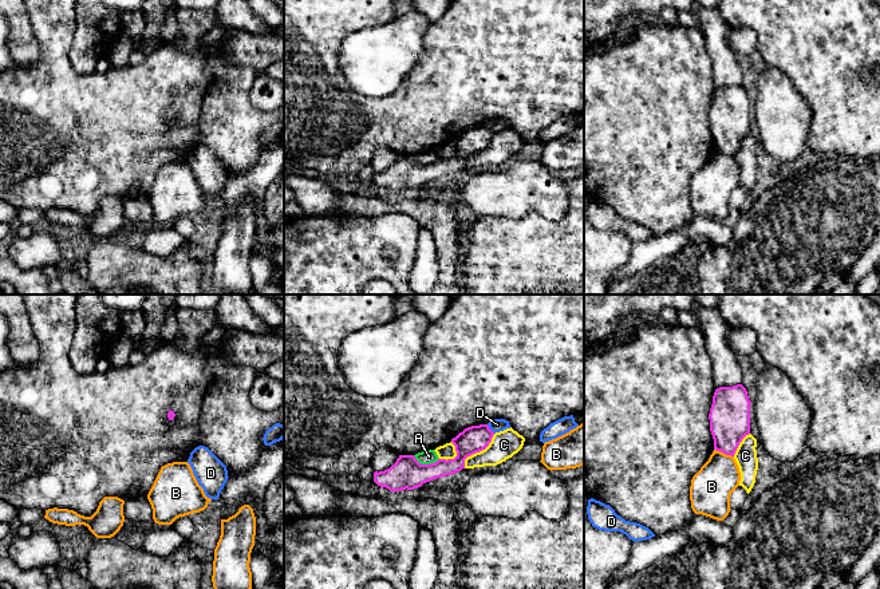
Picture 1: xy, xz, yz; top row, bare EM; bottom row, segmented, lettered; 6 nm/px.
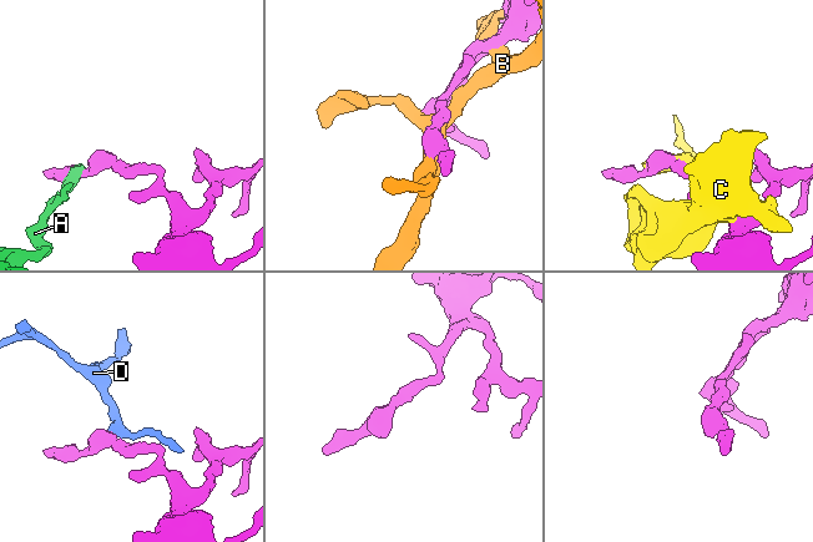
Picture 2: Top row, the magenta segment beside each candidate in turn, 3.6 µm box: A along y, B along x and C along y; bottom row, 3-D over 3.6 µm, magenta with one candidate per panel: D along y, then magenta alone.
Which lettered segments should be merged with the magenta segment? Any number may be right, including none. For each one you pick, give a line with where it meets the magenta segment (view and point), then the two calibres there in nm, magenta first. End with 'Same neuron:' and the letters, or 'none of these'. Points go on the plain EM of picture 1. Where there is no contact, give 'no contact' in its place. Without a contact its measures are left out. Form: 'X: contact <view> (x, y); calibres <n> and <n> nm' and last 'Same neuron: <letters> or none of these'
Same neuron: none of these

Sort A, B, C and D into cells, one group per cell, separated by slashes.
A / B / C / D

